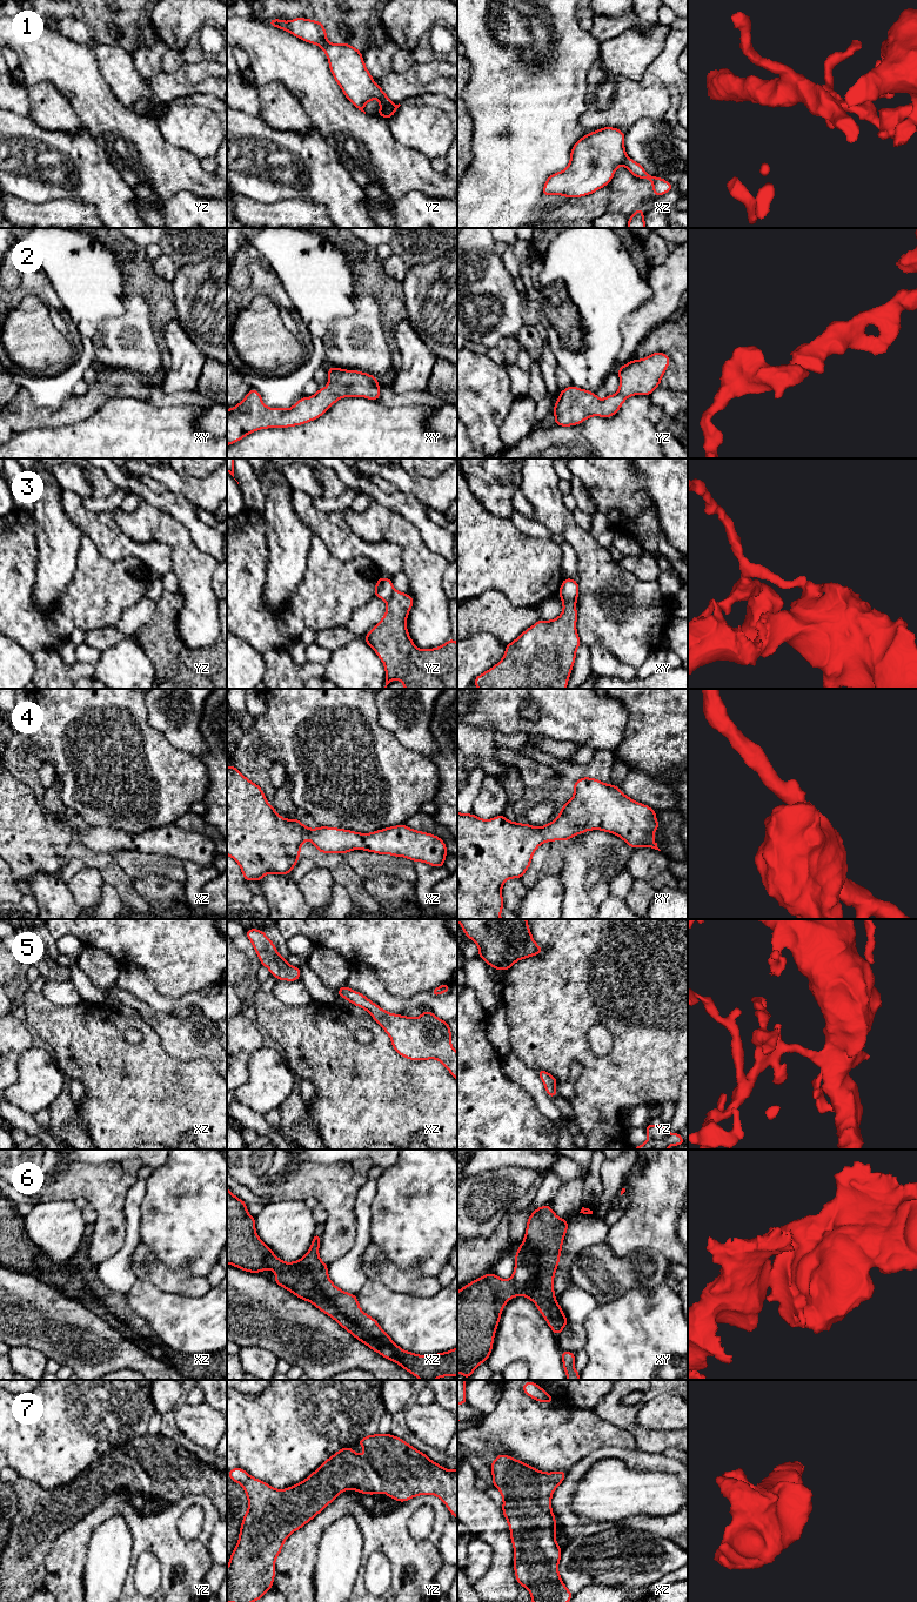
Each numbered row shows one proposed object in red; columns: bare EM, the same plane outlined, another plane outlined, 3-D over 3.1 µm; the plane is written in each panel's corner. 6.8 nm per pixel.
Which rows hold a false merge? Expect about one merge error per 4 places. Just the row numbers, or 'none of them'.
1, 3

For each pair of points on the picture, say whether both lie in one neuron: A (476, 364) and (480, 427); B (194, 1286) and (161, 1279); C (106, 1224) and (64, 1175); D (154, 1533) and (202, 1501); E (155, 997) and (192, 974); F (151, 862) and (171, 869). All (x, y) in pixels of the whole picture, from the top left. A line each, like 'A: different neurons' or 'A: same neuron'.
A: same neuron
B: same neuron
C: same neuron
D: same neuron
E: different neurons
F: same neuron

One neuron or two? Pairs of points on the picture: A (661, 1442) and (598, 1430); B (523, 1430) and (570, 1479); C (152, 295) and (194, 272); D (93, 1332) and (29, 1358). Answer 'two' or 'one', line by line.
A: two
B: two
C: two
D: two

